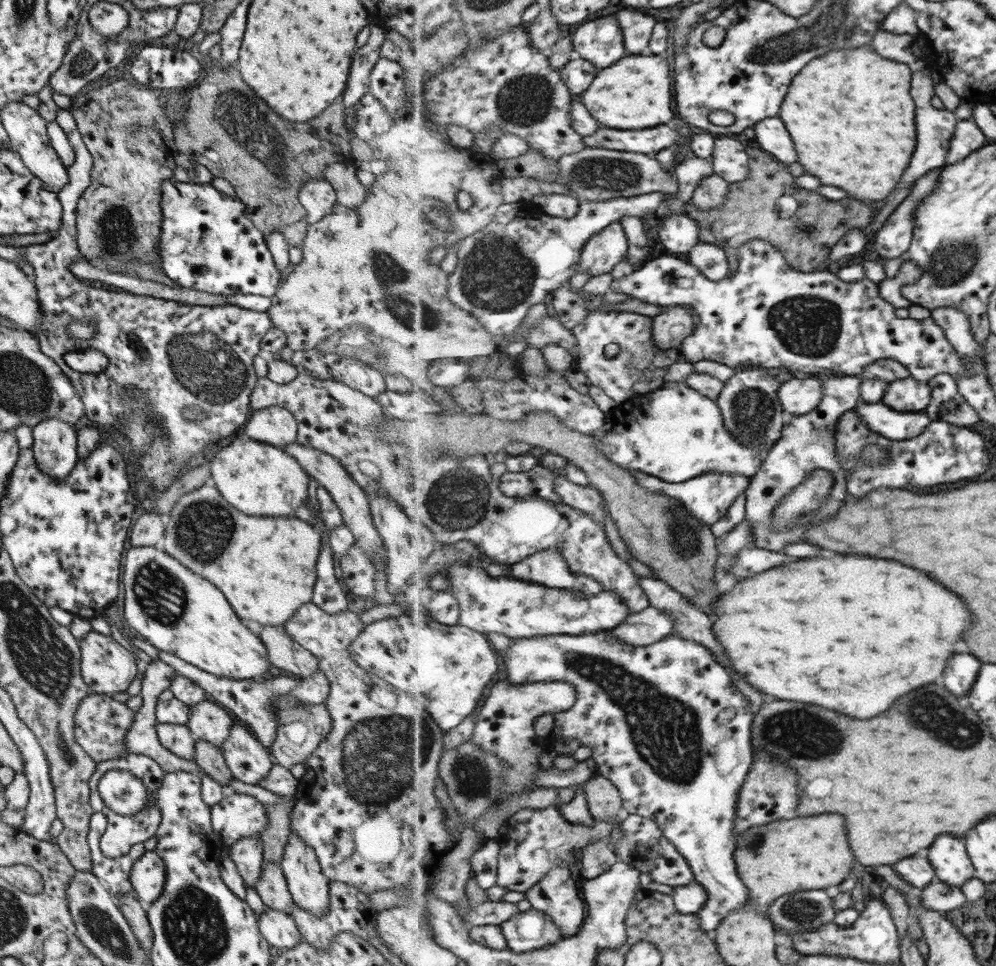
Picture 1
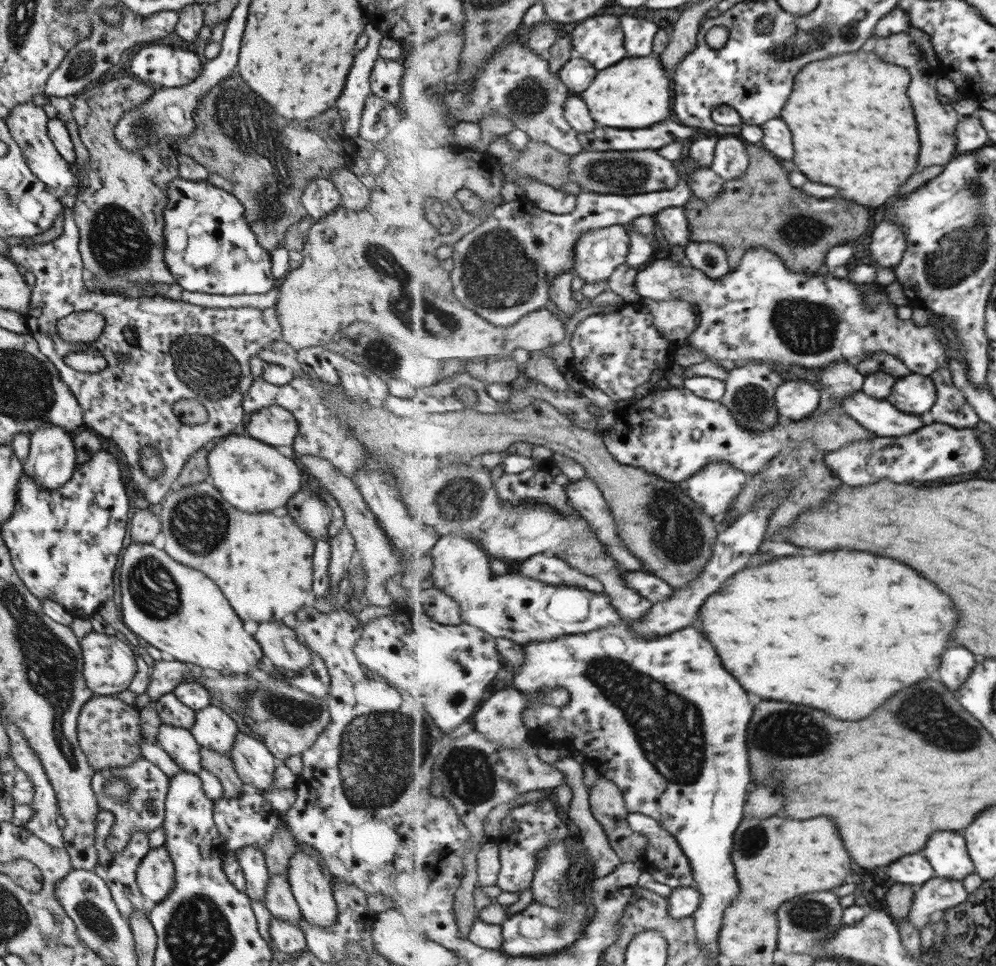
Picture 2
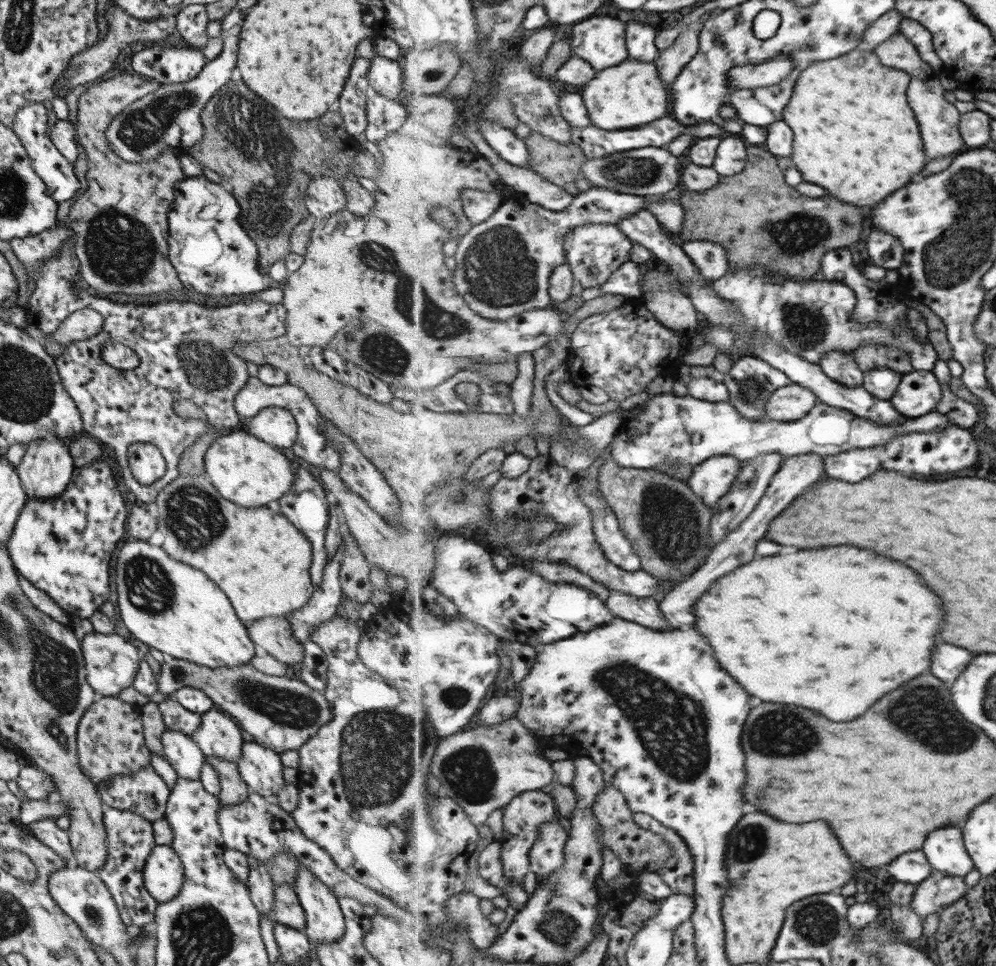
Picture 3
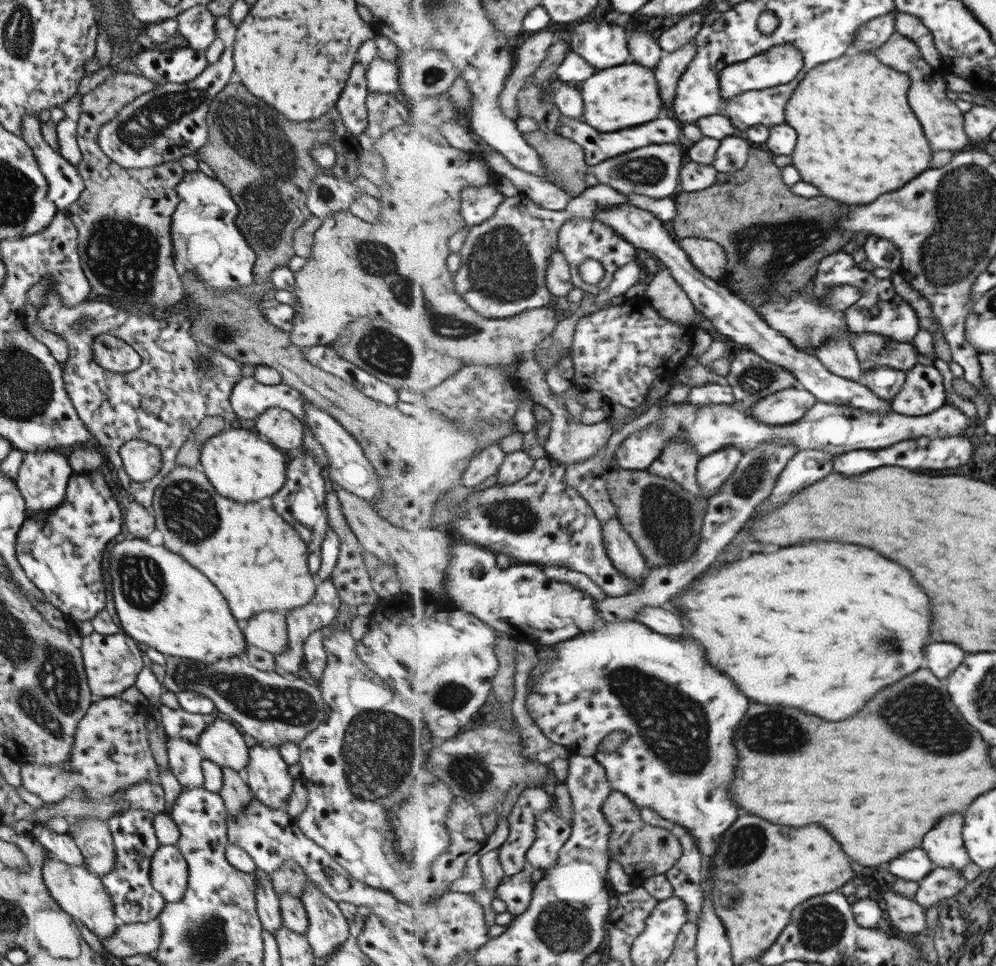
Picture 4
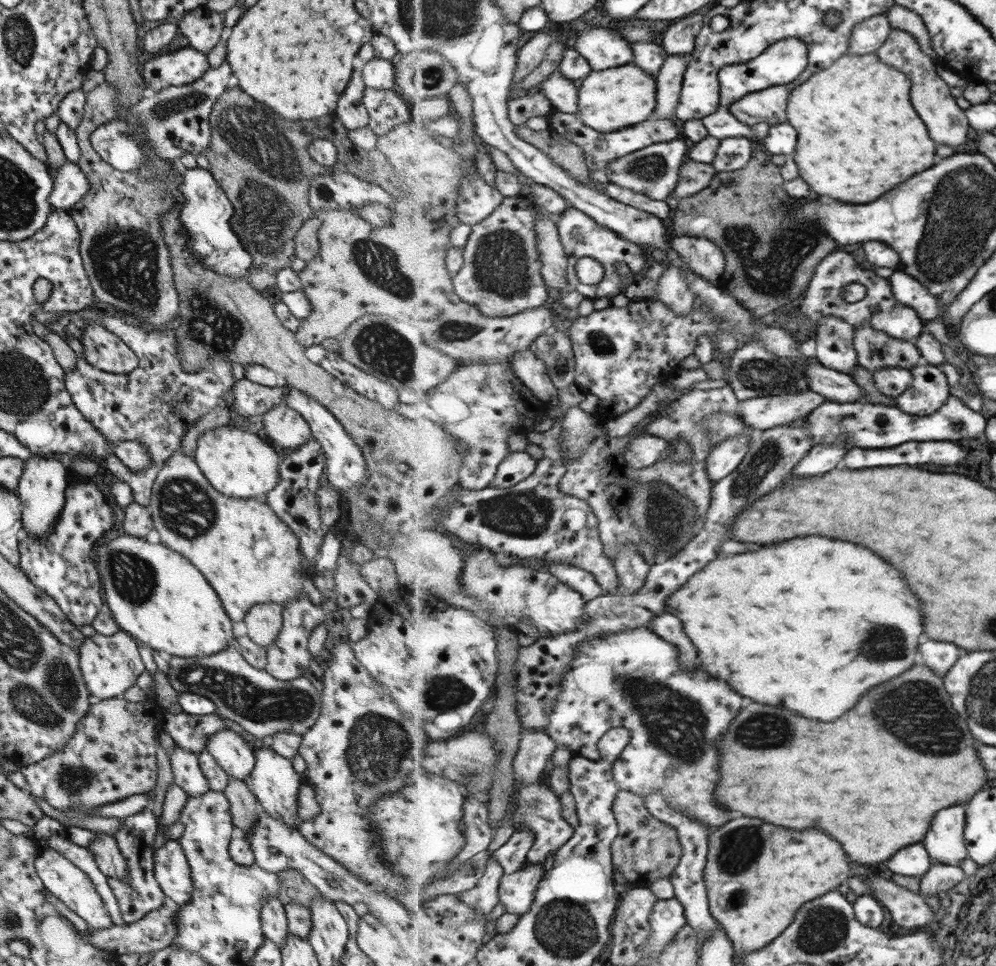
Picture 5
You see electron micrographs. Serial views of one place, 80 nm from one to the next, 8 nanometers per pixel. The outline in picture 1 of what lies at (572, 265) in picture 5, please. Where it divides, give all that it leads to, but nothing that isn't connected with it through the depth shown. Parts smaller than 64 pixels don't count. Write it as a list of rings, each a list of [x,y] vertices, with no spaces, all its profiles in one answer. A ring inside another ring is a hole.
[[[613,222],[588,240],[581,255],[579,271],[589,276],[611,273],[616,264],[627,254],[629,242],[620,222]]]

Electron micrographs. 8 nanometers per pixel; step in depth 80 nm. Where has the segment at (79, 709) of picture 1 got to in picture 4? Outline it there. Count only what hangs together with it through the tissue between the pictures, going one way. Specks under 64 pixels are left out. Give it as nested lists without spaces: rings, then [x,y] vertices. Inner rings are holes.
[[[118,696],[102,697],[91,702],[76,724],[68,760],[62,762],[62,766],[19,764],[20,785],[43,803],[55,804],[67,797],[104,801],[132,784],[144,780],[157,781],[158,767],[146,739],[147,715],[145,706],[131,705]]]

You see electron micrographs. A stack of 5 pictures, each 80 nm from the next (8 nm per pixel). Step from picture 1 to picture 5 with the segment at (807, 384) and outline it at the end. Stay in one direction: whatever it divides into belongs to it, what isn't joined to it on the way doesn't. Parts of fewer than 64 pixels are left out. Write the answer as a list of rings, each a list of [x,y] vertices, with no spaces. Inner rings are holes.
[[[812,390],[803,393],[783,393],[777,396],[750,398],[741,401],[742,406],[737,415],[749,426],[763,431],[804,418],[806,414],[810,414],[827,401],[831,400]]]

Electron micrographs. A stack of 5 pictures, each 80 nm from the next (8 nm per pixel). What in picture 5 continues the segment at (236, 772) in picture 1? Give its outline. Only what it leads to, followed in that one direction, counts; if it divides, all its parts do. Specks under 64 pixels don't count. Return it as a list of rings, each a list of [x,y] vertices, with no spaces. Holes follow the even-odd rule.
[[[262,748],[252,751],[254,763],[251,772],[248,774],[246,783],[250,792],[255,796],[259,809],[263,809],[269,816],[281,819],[287,826],[297,827],[298,824],[291,816],[297,808],[297,788],[303,778],[293,771],[291,761],[279,756],[273,749]]]

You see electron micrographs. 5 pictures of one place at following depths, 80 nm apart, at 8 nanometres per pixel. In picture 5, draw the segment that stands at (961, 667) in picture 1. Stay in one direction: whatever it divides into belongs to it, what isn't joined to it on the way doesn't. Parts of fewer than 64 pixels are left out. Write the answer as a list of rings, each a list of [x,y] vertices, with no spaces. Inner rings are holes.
[[[929,640],[921,644],[921,662],[927,664],[940,676],[945,676],[961,658],[961,648],[953,642],[935,642]]]

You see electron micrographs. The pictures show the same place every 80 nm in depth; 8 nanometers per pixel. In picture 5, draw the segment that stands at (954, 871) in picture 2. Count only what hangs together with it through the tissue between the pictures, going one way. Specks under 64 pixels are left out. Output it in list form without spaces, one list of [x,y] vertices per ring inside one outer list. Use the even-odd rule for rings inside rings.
[[[962,802],[941,810],[933,820],[933,830],[923,843],[934,862],[961,866],[968,857],[968,846],[964,837],[968,818],[966,804],[967,802]]]

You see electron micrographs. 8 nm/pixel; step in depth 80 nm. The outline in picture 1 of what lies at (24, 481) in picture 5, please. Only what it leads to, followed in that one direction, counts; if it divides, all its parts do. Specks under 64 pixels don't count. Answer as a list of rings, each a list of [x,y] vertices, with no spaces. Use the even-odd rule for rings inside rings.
[[[46,418],[32,426],[32,455],[35,464],[48,476],[62,479],[74,467],[76,455],[76,430],[73,423],[66,423],[59,419]]]

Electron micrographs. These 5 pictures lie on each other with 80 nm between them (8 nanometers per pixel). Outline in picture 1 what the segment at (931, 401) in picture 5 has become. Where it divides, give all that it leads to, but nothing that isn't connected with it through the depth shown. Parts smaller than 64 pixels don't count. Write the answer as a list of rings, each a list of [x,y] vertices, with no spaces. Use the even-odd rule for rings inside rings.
[[[910,376],[891,382],[882,402],[895,410],[919,412],[927,410],[932,401],[932,387]]]

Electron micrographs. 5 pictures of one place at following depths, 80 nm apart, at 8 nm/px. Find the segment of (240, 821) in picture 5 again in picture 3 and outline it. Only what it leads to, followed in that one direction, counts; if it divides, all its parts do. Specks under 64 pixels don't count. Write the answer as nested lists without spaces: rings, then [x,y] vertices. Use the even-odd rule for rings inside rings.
[[[204,756],[204,762],[208,762],[218,776],[220,792],[217,798],[221,805],[241,804],[247,799],[250,790],[240,779],[235,763],[212,756]]]

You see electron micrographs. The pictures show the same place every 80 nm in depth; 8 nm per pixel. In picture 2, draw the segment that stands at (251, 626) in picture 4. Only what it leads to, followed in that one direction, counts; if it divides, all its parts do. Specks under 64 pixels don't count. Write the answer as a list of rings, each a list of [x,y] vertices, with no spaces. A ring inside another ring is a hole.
[[[286,620],[259,622],[252,637],[259,643],[263,657],[275,667],[301,672],[311,663],[309,650],[296,639]]]

